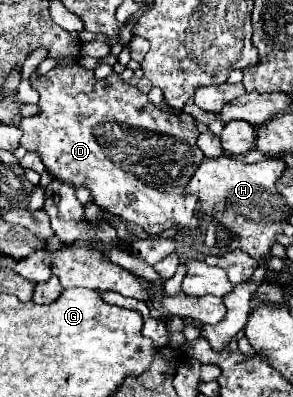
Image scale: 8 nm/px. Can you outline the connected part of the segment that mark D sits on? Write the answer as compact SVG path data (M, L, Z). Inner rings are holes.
M80 64L54 68L42 78L38 78L34 72L30 80L34 90L40 94L38 106L42 112L22 120L22 146L26 150L36 150L42 156L48 174L72 184L74 188L88 186L96 206L140 226L150 236L160 236L164 228L180 228L182 232L194 232L200 228L200 222L194 216L198 196L192 196L186 190L192 172L196 172L200 160L204 160L204 154L196 144L200 132L190 114L172 116L150 104L146 94L124 82L120 74L110 74L104 80L96 80L94 74L84 70ZM130 194L134 200L128 198Z

